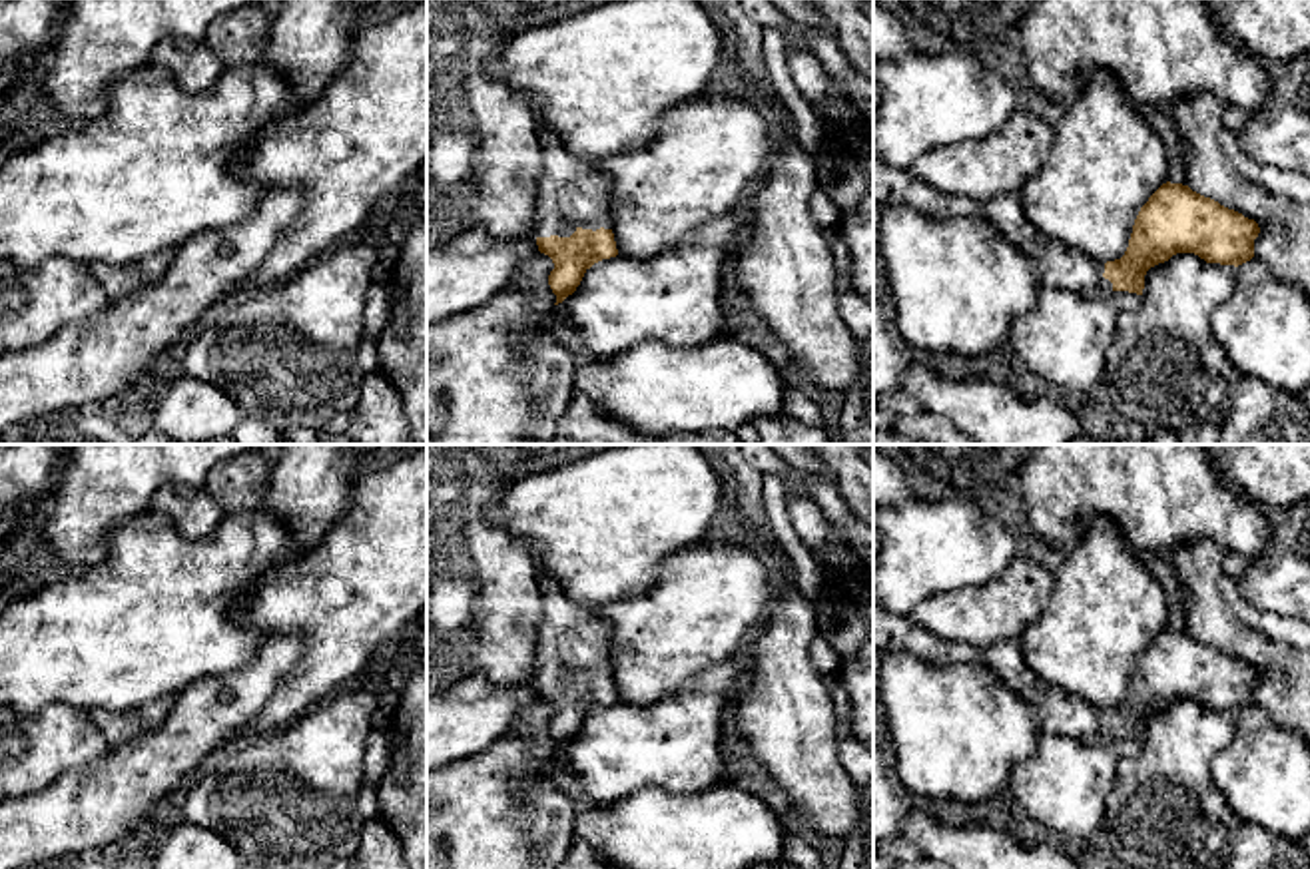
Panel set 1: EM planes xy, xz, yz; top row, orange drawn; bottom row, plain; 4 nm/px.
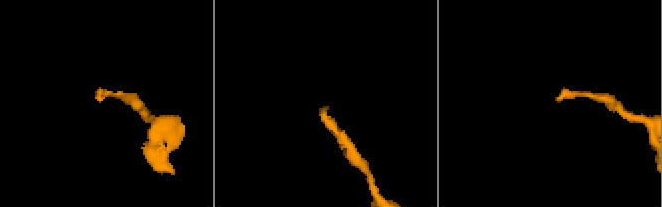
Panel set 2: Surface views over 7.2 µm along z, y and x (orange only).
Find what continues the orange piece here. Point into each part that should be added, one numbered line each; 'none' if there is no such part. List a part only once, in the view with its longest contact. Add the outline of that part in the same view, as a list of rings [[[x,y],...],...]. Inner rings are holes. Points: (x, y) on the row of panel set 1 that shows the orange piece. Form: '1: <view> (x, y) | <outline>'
1: xz (573, 192) | [[[538,130],[542,173],[538,177],[536,237],[570,237],[582,229],[612,229],[612,181],[594,161],[572,155],[560,140]]]

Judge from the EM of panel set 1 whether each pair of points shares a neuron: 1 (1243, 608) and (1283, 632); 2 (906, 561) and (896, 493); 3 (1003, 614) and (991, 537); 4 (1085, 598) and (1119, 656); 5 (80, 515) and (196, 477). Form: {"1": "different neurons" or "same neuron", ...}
{"1": "same neuron", "2": "different neurons", "3": "different neurons", "4": "same neuron", "5": "same neuron"}

